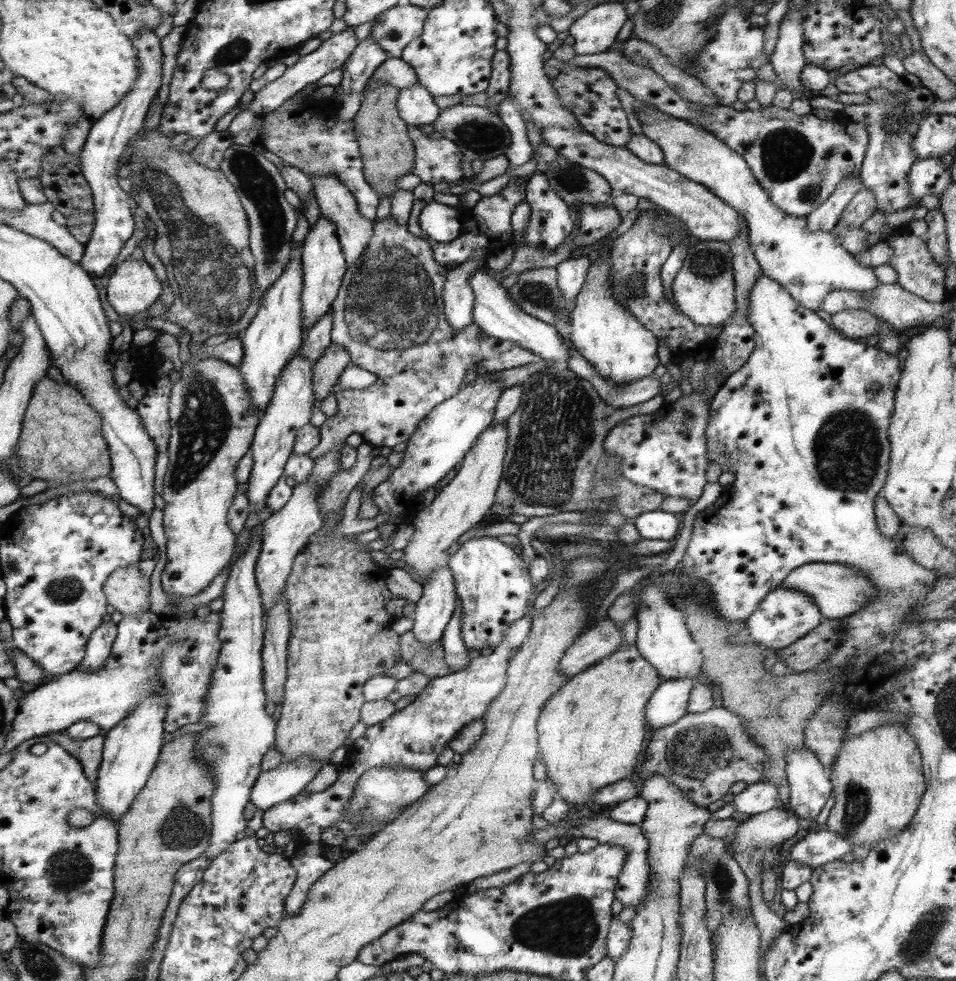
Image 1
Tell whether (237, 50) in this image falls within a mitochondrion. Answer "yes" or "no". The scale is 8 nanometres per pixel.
yes

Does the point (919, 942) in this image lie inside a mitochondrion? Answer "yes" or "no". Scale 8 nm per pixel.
yes

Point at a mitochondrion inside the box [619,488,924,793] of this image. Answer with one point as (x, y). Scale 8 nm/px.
(694, 752)

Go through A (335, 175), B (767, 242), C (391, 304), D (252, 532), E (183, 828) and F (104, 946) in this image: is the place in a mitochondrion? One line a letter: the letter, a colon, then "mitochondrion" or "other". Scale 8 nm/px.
A: other
B: other
C: mitochondrion
D: other
E: mitochondrion
F: other

